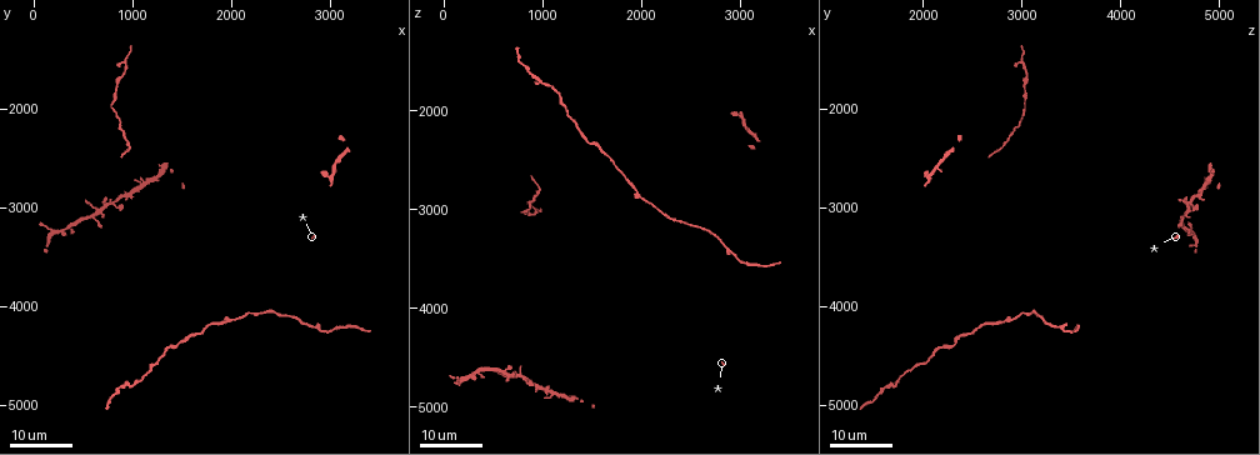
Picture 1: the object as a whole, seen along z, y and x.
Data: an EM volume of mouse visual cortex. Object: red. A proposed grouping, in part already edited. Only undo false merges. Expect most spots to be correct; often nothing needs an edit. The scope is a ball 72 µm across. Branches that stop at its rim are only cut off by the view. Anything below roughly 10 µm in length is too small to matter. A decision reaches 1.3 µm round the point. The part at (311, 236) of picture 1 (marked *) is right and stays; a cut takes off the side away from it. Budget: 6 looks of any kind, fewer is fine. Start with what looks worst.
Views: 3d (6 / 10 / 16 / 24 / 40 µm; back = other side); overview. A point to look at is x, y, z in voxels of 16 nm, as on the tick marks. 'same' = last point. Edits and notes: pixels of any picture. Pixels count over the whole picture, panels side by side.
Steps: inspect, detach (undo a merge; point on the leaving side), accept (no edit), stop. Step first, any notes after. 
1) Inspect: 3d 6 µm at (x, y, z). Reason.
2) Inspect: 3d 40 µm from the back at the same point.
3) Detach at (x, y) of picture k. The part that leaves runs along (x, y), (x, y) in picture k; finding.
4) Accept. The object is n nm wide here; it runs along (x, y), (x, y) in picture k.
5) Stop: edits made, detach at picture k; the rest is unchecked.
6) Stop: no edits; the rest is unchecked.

Inspect: 3d 16 µm at (760, 2940, 4660). Four arms meet.

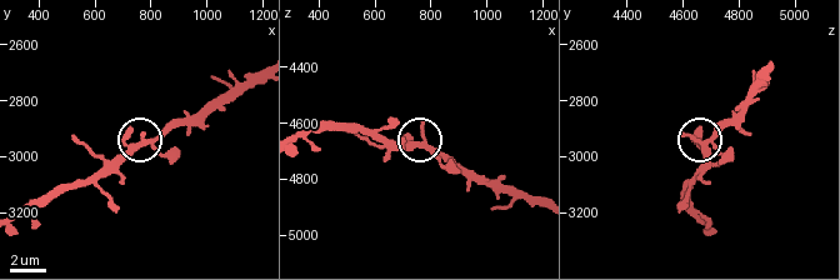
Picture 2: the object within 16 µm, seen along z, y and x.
Inspect: 3d 6 µm at (770, 2950, 4660).

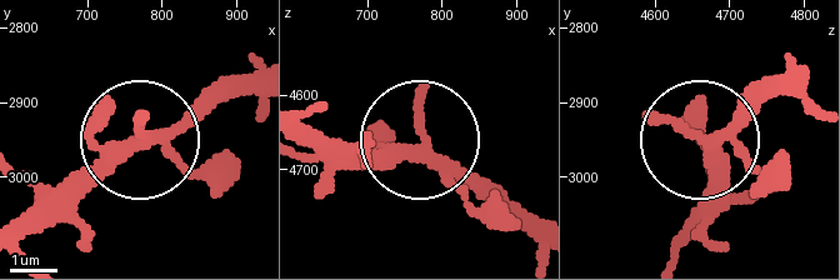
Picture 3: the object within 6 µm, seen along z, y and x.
Inspect: 3d 6 µm from the back at (770, 2950, 4665).

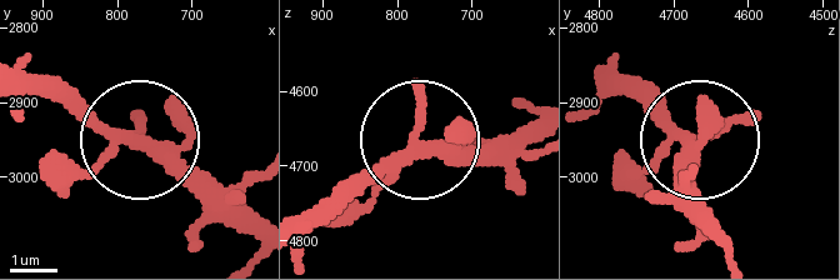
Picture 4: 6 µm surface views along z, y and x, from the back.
Accept. 4 arms meet here; continuous, no second neuron.

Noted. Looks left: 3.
Inspect: 3d 24 µm at (980, 4800, 1740). Three arms meet.

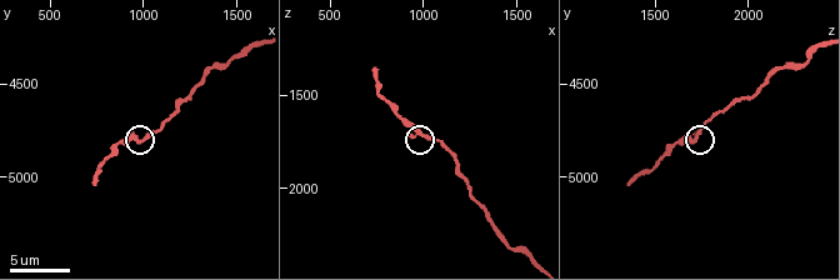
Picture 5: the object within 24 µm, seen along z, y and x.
Inspect: 3d 6 µm at (980, 4800, 1720).

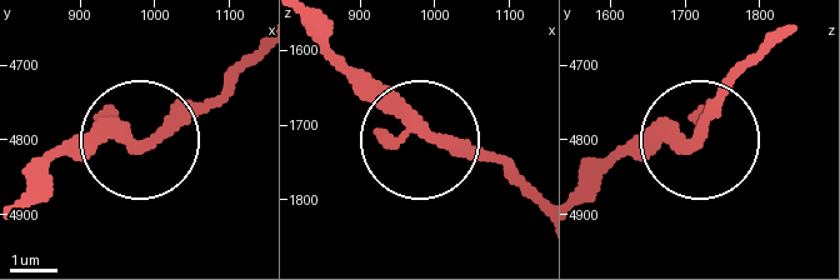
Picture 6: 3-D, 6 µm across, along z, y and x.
Accept. It runs along (764, 54), (696, 134), (613, 150) in picture 6; one neuron here.

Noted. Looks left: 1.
Stop: no edits; the rest is unchecked.

